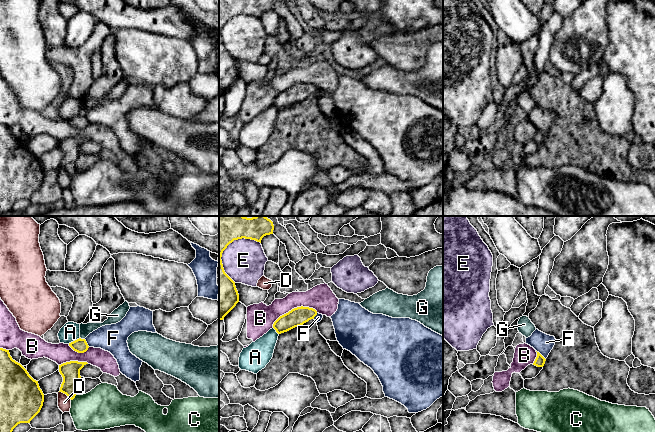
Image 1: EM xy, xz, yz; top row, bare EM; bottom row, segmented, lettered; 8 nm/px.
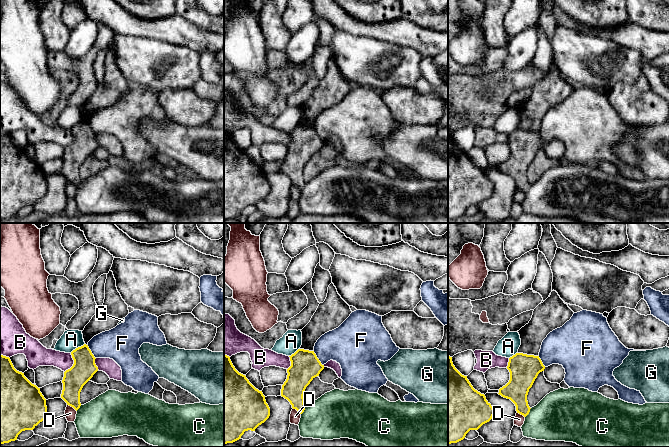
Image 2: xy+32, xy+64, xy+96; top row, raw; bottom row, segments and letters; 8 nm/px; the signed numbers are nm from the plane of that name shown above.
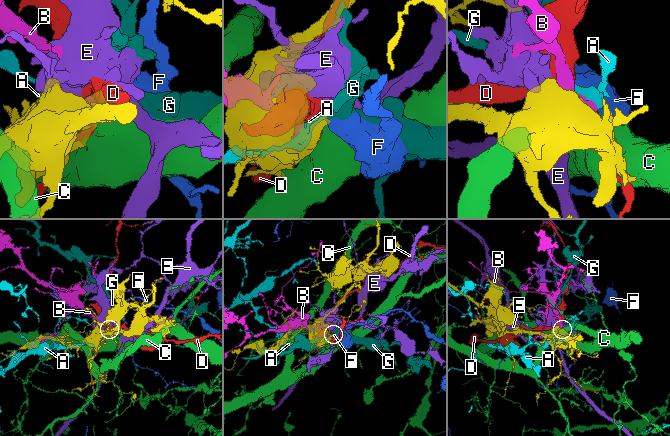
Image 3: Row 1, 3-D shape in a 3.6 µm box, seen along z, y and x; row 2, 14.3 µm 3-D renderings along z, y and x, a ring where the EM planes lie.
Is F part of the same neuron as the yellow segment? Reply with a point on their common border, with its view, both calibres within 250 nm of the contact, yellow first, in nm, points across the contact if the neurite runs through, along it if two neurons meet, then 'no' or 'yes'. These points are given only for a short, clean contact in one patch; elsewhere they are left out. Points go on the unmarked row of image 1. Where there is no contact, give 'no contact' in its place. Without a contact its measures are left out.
contact yz (541, 131); calibres 80 and 160 nm; border yz (536, 126), (545, 135); no

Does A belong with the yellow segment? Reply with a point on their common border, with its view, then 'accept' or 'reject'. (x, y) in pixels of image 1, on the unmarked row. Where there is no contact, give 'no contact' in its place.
meets yellow in xy at (73, 117); reject

